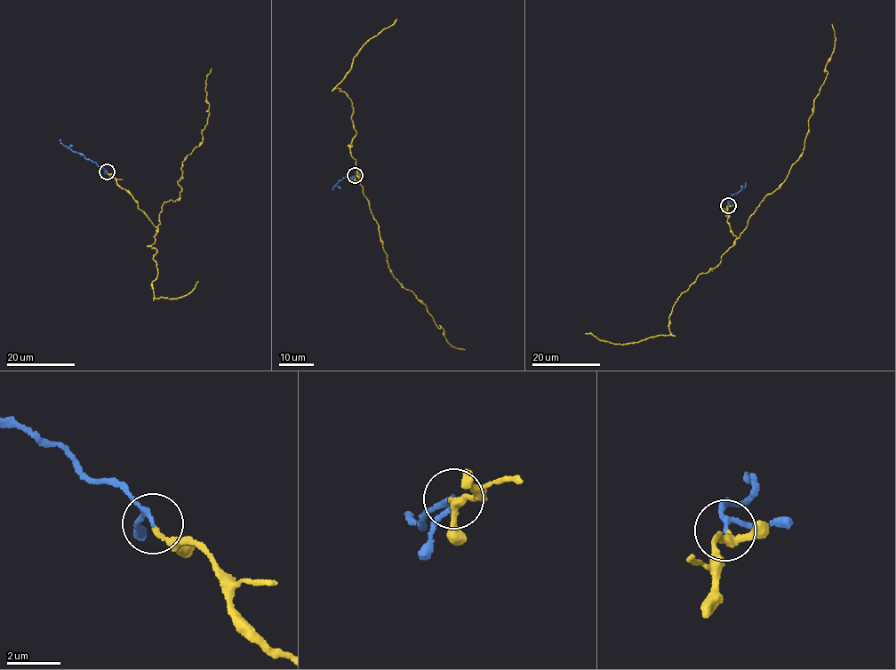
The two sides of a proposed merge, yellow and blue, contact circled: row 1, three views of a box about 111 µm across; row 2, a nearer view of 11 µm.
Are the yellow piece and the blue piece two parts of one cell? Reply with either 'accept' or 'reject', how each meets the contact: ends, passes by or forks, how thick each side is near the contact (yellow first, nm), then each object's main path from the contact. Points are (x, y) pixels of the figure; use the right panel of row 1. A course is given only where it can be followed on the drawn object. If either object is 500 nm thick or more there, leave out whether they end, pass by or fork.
accept; yellow passes by; blue passes by; calibres 130 and 140 nm; course yellow (728, 205), (730, 229), (738, 238), (802, 154), (831, 55), (832, 24); course blue (728, 205), (732, 195), (742, 190), (745, 183)

